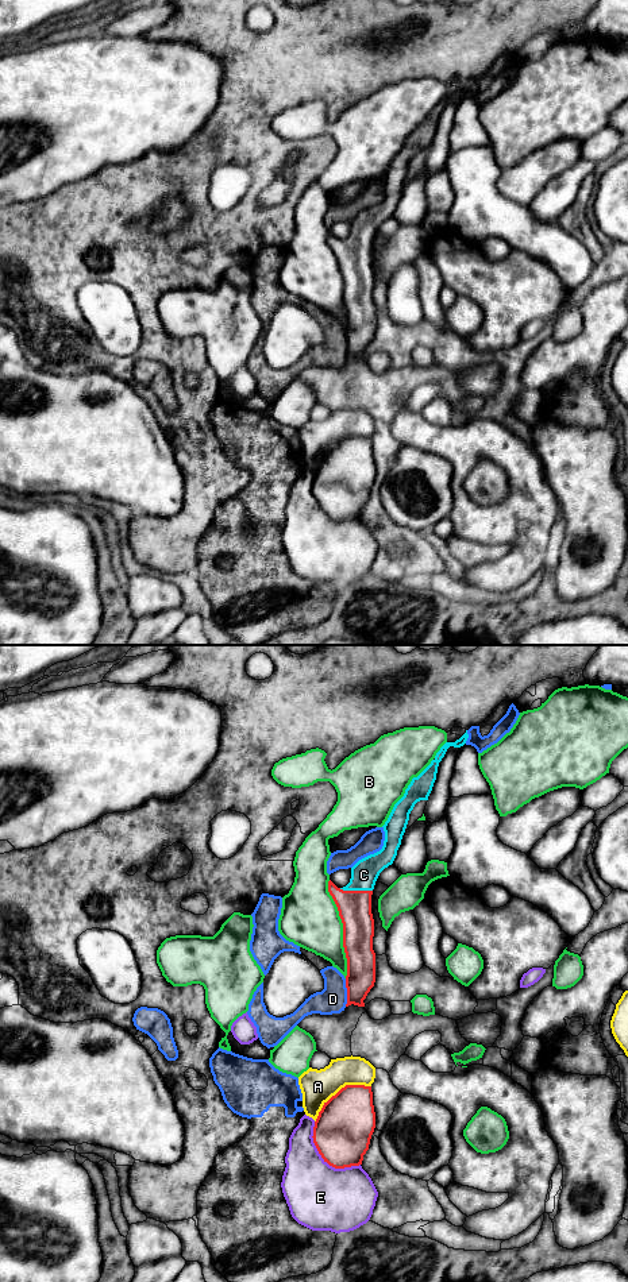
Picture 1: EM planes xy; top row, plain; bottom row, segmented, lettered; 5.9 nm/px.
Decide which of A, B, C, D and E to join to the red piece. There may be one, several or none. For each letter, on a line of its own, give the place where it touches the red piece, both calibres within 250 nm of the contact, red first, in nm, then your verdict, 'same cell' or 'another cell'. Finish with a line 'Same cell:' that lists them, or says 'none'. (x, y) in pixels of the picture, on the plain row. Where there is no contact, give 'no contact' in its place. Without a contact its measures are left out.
A: contact xy (339, 443); calibres 340 and 200 nm; another cell
B: contact xy (343, 281); calibres 200 and 340 nm; another cell
C: contact xy (355, 243); calibres 200 and 160 nm; same cell
D: contact xy (347, 344); calibres 180 and 170 nm; another cell
E: contact xy (323, 510); calibres 340 and 400 nm; another cell
Same cell: C

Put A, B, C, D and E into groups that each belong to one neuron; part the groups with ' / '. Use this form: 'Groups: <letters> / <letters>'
Groups: A / B / C / D / E

